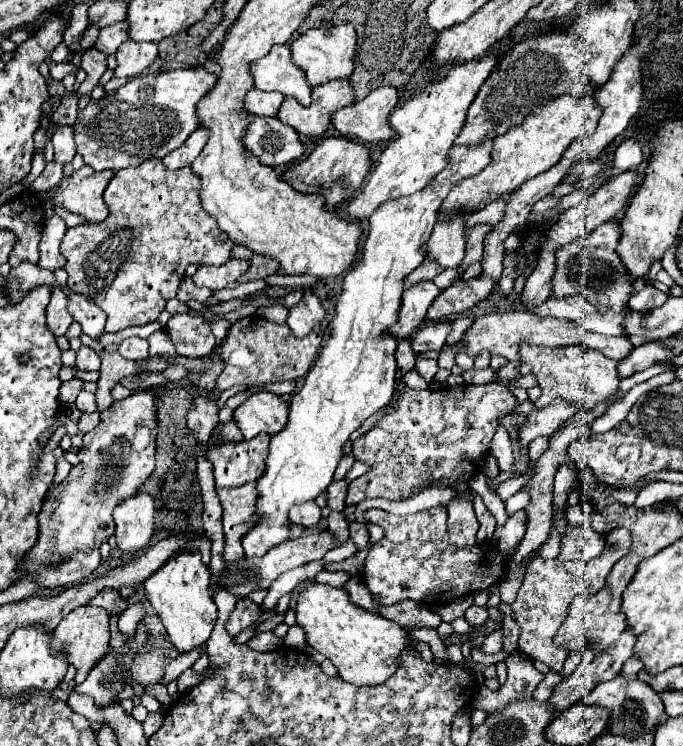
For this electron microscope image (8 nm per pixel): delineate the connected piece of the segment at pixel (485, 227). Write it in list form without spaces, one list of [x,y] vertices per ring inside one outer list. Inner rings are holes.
[[[475,224],[467,236],[467,254],[465,260],[461,263],[461,270],[466,270],[473,262],[481,260],[483,254],[483,240],[487,236],[487,232],[493,228],[493,224]]]

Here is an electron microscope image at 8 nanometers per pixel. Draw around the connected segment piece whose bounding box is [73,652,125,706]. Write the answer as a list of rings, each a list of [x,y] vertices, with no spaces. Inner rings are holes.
[[[107,652],[107,656],[89,672],[85,682],[77,684],[73,690],[79,694],[89,694],[99,706],[115,704],[115,694],[125,686],[119,678],[121,672],[125,670],[117,664],[117,656]]]

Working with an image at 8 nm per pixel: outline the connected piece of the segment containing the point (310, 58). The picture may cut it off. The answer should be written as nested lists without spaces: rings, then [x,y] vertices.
[[[341,24],[331,28],[311,28],[291,42],[291,54],[293,54],[293,62],[305,70],[309,86],[319,86],[331,80],[349,78],[353,74],[355,44],[357,44],[357,32],[353,24]]]

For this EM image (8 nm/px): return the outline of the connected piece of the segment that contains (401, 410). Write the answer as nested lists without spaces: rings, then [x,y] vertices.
[[[401,382],[395,384],[395,392],[399,394],[395,400],[393,410],[387,410],[377,424],[363,436],[359,436],[353,442],[353,456],[355,460],[361,460],[363,464],[371,466],[371,470],[353,480],[349,484],[349,492],[347,492],[347,506],[349,504],[359,504],[361,500],[367,498],[387,498],[387,500],[405,500],[411,498],[413,494],[419,492],[419,488],[423,484],[429,486],[441,486],[439,480],[443,476],[455,478],[461,474],[477,474],[481,470],[481,462],[489,450],[489,442],[499,426],[499,416],[509,414],[515,406],[517,400],[515,396],[509,392],[509,388],[505,388],[499,382],[489,382],[489,384],[461,384],[461,386],[445,386],[441,390],[413,390]]]

